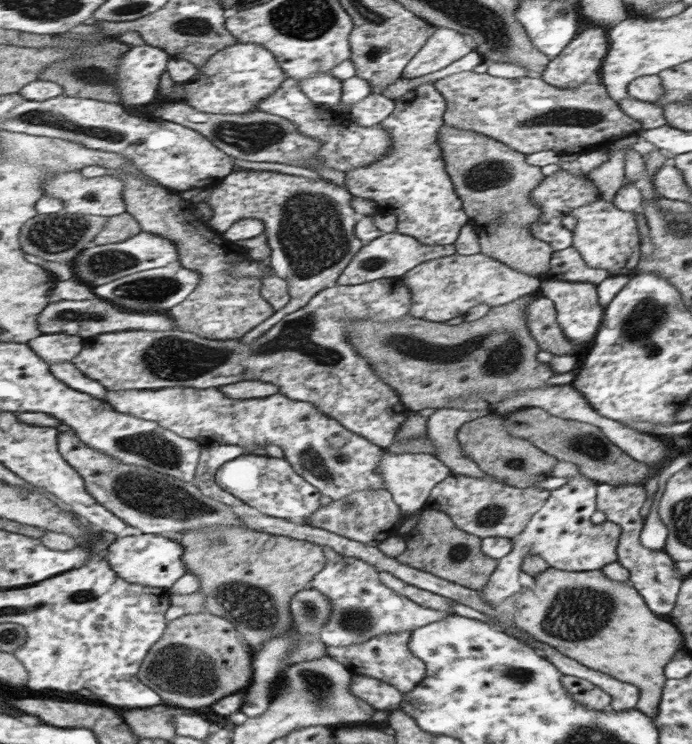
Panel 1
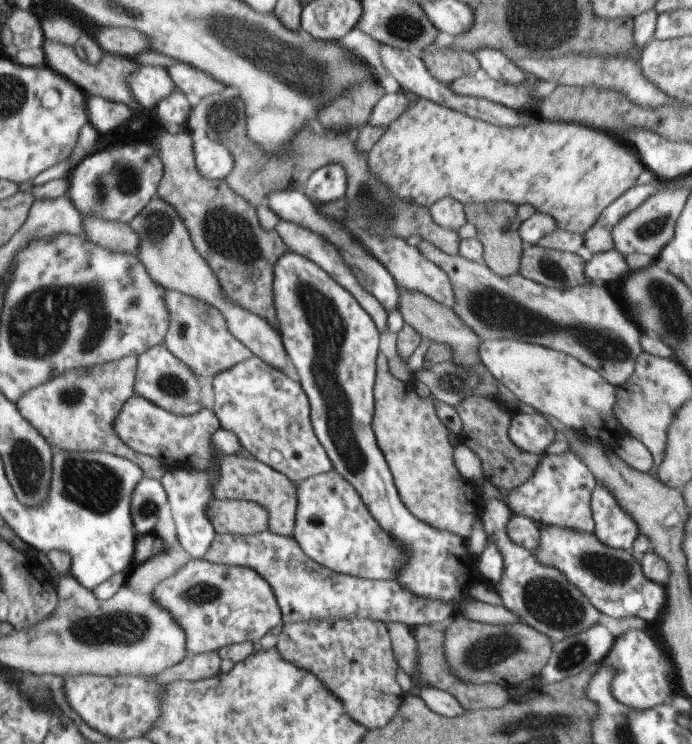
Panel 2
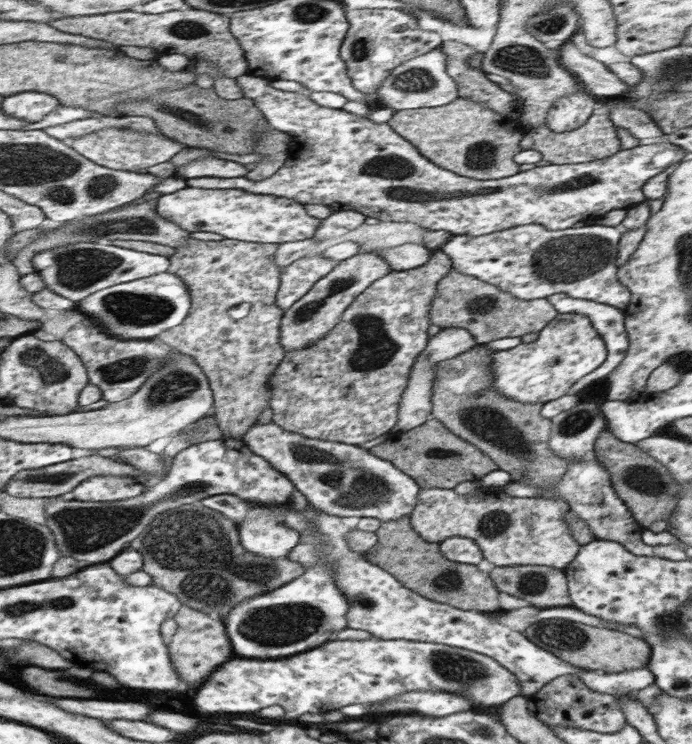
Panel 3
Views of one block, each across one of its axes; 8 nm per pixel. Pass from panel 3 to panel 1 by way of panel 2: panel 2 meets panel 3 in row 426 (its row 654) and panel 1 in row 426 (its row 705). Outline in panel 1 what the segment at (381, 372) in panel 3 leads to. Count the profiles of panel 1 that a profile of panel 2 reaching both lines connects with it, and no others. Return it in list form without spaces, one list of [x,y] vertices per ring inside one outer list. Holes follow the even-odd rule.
[[[400,278],[379,279],[353,286],[336,285],[318,292],[306,307],[293,314],[286,314],[281,322],[249,344],[236,340],[210,340],[198,333],[184,330],[149,331],[129,330],[109,332],[85,339],[85,347],[73,360],[87,376],[98,380],[108,391],[159,390],[166,388],[222,388],[246,380],[270,380],[279,393],[292,400],[309,401],[326,416],[338,420],[358,436],[381,446],[384,450],[397,439],[397,431],[408,418],[410,410],[401,401],[400,395],[388,384],[370,363],[350,343],[350,324],[356,321],[394,323],[410,316],[413,295]]]

